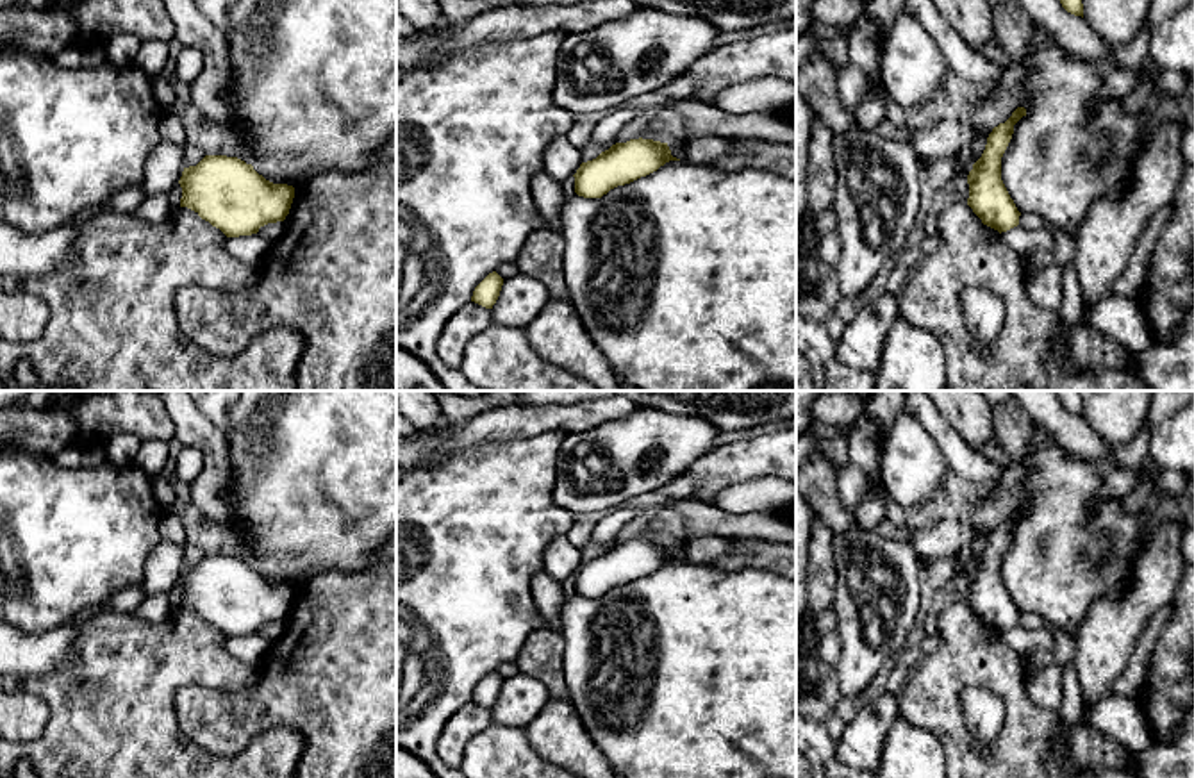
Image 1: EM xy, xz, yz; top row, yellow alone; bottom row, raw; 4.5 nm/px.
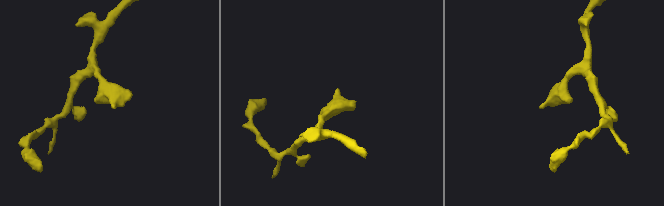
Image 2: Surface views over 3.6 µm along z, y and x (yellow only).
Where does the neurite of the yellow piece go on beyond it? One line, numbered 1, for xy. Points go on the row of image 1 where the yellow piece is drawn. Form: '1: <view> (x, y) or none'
1: none

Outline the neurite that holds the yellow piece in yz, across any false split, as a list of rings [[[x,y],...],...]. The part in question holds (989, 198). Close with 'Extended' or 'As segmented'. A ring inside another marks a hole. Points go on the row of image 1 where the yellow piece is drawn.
[[[1017,107],[1005,123],[992,128],[982,157],[967,175],[967,205],[983,225],[999,234],[1017,227],[1021,216],[1001,180],[1001,157],[1012,139],[1014,125],[1023,116],[1026,116],[1026,109]]]. As segmented

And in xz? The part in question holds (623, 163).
[[[630,139],[626,143],[616,143],[609,150],[601,152],[596,159],[582,162],[575,177],[575,193],[584,198],[601,198],[618,186],[630,184],[641,177],[657,171],[669,161],[680,161],[671,155],[667,143],[653,139]]]. As segmented

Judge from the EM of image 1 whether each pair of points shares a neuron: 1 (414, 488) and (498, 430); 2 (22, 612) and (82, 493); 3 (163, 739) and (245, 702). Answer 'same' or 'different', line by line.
1: different
2: same
3: different

